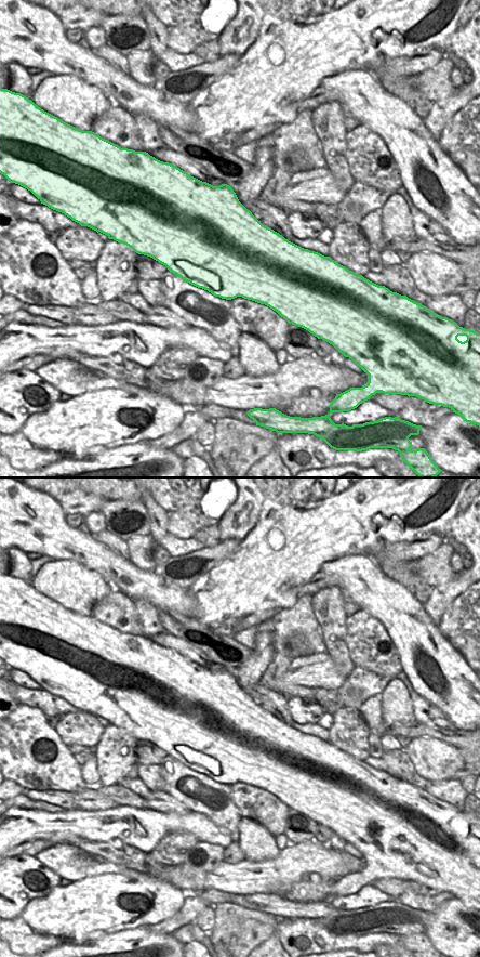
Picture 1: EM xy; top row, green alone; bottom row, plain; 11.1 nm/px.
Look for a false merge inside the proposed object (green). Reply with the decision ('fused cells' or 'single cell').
fused cells

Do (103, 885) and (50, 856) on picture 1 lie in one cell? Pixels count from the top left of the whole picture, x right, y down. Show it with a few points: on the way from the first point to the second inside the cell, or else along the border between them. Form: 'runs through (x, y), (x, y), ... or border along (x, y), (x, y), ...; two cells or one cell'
border along (112, 872), (88, 875), (72, 882); two cells

